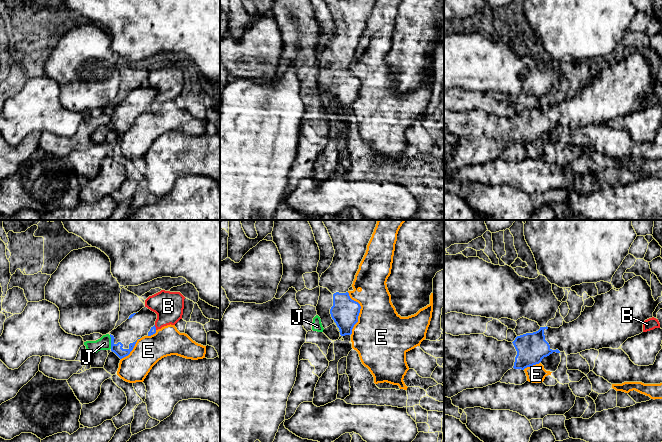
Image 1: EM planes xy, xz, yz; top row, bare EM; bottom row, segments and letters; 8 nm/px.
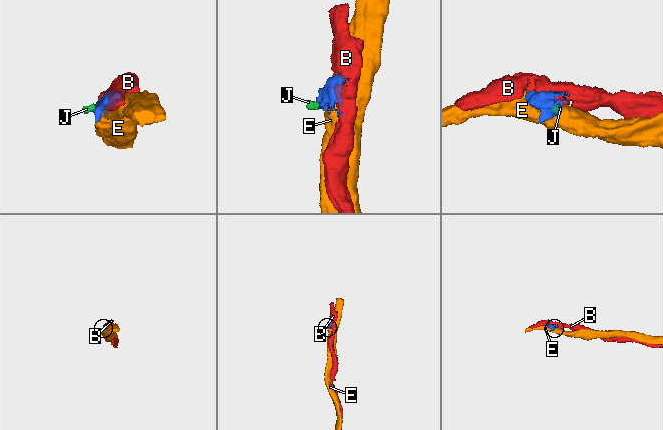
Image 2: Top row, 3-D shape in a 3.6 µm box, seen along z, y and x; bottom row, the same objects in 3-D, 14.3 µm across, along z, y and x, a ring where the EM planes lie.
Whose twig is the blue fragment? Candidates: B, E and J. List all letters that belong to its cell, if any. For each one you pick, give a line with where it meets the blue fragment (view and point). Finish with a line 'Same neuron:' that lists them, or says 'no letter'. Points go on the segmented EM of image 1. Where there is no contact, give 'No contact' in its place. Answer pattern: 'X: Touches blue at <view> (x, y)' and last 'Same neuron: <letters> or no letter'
Same neuron: no letter

